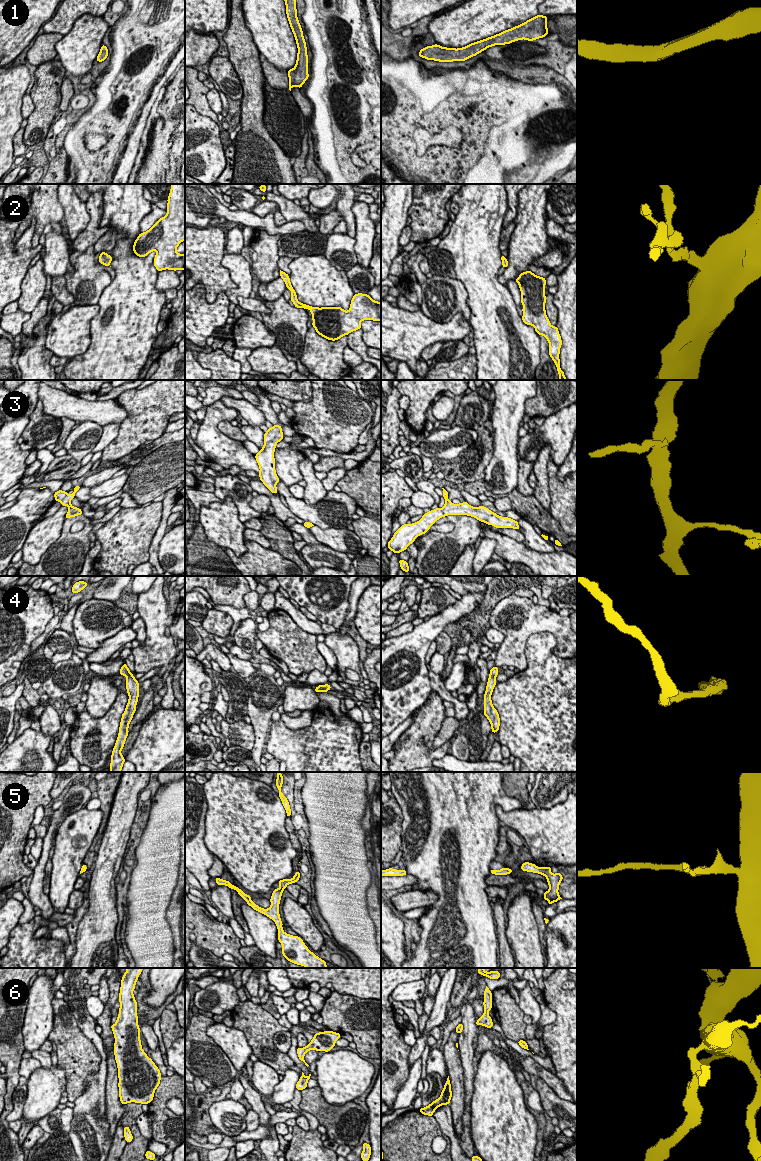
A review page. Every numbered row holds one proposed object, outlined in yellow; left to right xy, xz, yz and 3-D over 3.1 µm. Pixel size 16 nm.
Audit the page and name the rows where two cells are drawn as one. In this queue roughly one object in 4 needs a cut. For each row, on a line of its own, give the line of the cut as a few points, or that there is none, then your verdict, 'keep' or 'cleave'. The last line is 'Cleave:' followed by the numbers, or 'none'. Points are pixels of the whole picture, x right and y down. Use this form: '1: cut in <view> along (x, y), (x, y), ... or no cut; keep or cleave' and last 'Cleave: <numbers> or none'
1: no cut; keep
2: no cut; keep
3: no cut; keep
4: no cut; keep
5: no cut; keep
6: no cut; keep
Cleave: none

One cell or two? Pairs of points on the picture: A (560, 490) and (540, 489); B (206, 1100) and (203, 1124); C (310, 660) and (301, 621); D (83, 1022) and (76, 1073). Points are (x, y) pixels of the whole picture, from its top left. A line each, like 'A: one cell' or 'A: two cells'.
A: two cells
B: one cell
C: two cells
D: two cells

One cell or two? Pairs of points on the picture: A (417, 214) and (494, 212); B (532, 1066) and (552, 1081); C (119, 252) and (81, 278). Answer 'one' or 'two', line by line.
A: two
B: one
C: two

